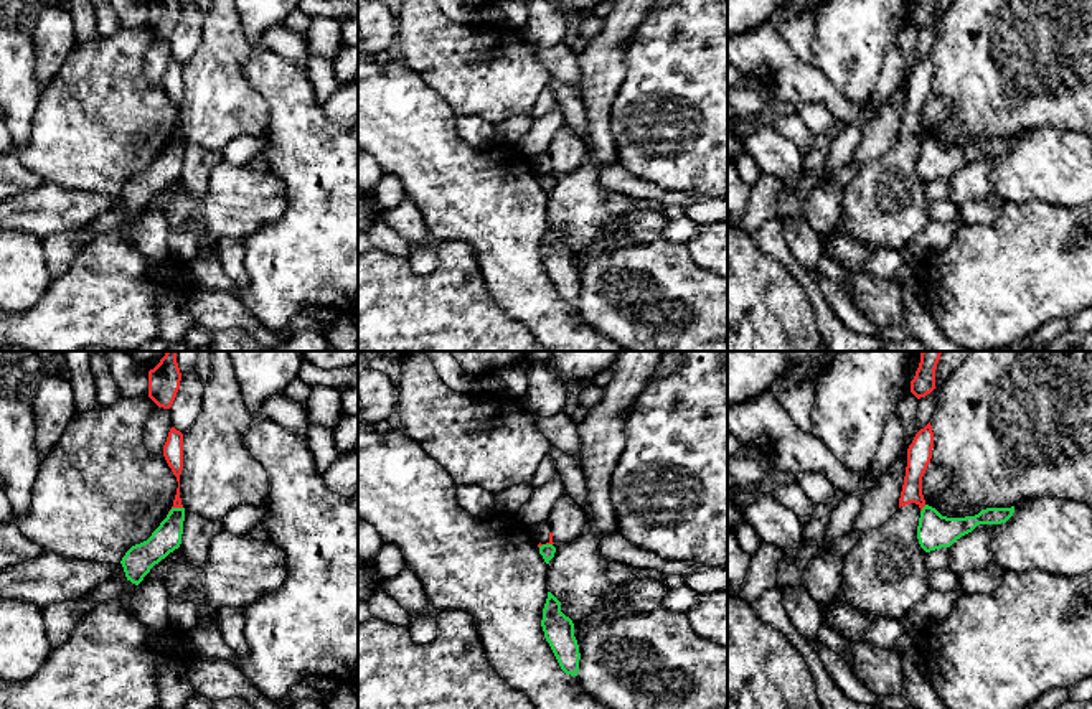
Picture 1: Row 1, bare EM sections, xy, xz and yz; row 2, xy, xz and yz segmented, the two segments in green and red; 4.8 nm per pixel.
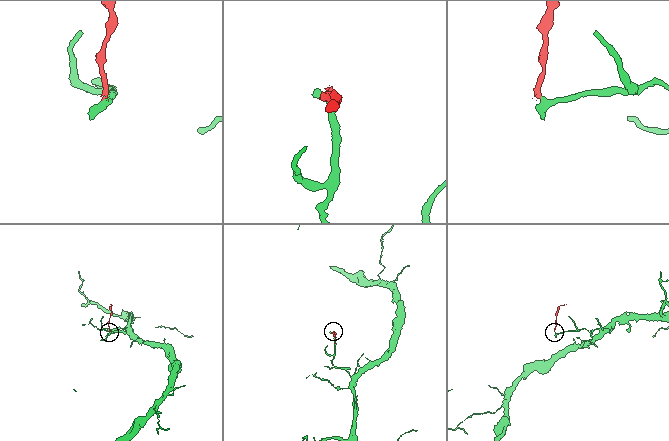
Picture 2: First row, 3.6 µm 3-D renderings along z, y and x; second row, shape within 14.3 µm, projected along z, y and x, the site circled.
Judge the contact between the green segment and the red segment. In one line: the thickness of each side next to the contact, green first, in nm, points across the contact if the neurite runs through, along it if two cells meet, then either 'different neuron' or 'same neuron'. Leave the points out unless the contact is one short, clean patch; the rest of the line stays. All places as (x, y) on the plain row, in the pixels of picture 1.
calibres 140 and 90 nm; border xy (172, 137), (182, 139); different neuron

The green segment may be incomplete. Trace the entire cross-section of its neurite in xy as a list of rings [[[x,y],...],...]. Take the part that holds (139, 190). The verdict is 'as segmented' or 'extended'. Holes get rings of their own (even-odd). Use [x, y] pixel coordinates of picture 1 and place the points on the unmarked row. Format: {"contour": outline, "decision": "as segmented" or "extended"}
{"contour": [[[172,139],[147,171],[125,183],[120,195],[127,211],[139,216],[155,195],[180,178],[183,152],[185,139]]], "decision": "as segmented"}

